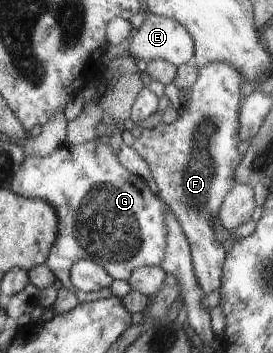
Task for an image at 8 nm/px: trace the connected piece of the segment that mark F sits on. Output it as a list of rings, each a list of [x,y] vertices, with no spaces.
[[[210,61],[196,68],[196,80],[188,90],[188,101],[178,110],[178,117],[172,123],[160,123],[151,129],[143,128],[134,139],[131,147],[146,163],[152,177],[151,188],[163,200],[167,211],[170,211],[182,233],[188,241],[191,266],[198,287],[205,294],[219,289],[221,284],[222,262],[224,249],[214,237],[212,219],[216,219],[219,205],[234,183],[234,169],[240,163],[241,155],[236,151],[238,145],[238,109],[242,96],[238,94],[242,75],[226,61]]]

